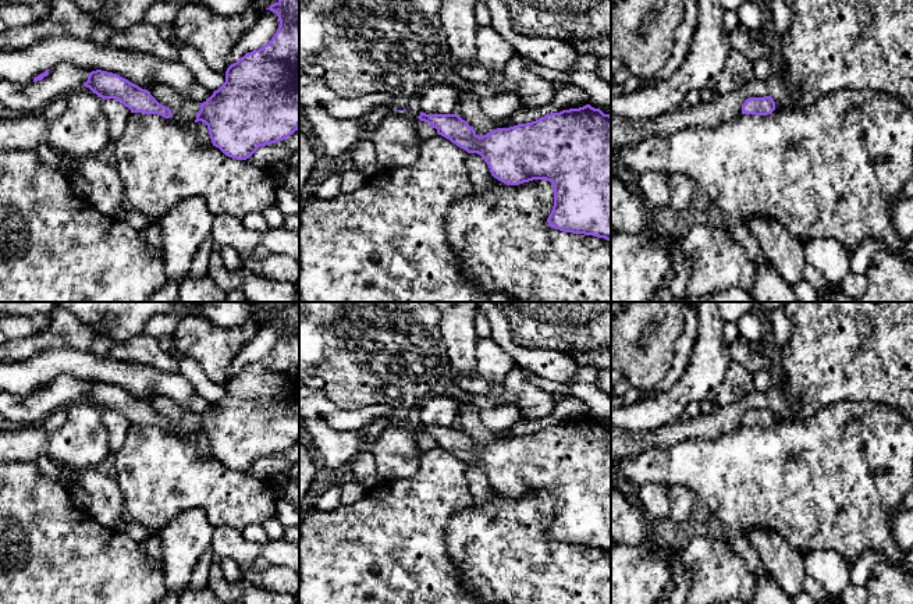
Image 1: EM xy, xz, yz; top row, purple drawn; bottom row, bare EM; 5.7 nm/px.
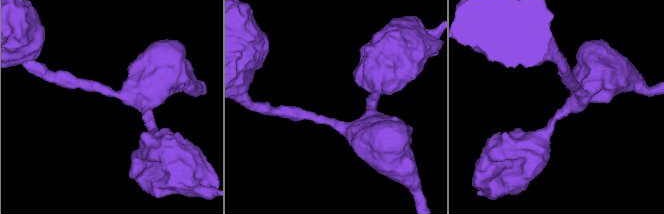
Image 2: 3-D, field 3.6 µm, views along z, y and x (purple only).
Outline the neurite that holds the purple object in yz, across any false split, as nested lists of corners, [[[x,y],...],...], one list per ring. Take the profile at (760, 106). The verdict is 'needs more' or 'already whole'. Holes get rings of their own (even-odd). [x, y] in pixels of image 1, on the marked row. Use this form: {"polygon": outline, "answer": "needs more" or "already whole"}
{"polygon": [[[771,96],[749,97],[742,104],[742,114],[767,116],[775,110],[775,102]]], "answer": "already whole"}

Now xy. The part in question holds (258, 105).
{"polygon": [[[278,0],[266,10],[277,14],[277,32],[263,47],[246,53],[227,68],[225,82],[206,102],[199,103],[195,120],[207,125],[213,146],[237,160],[246,160],[260,146],[284,141],[299,129],[299,0]]], "answer": "already whole"}

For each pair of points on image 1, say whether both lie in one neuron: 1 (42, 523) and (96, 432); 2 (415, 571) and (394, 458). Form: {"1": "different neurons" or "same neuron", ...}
{"1": "different neurons", "2": "different neurons"}

